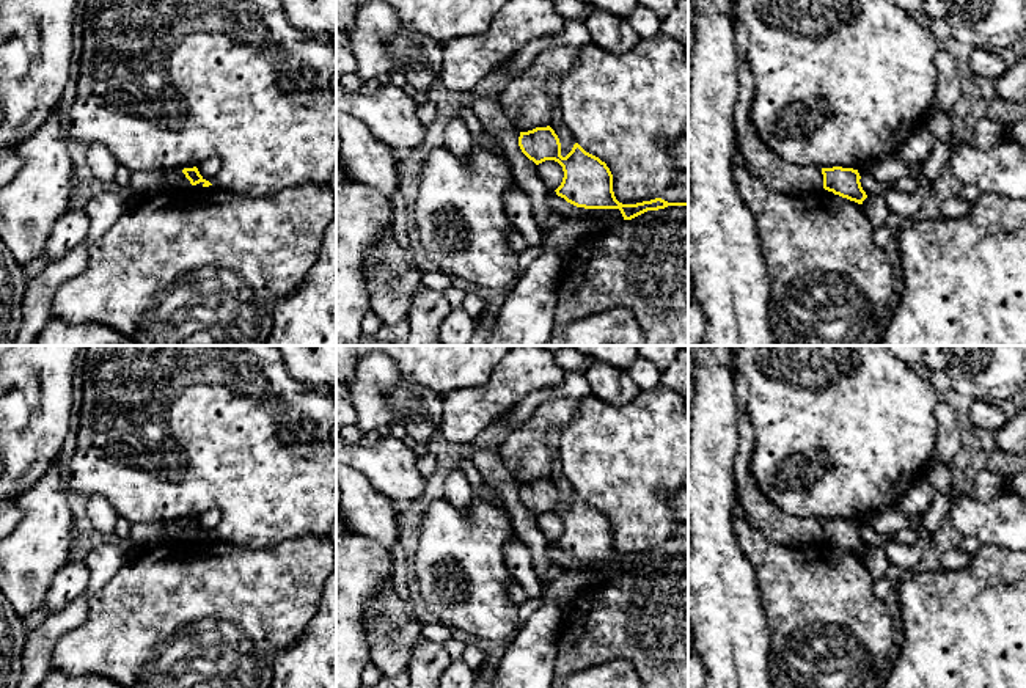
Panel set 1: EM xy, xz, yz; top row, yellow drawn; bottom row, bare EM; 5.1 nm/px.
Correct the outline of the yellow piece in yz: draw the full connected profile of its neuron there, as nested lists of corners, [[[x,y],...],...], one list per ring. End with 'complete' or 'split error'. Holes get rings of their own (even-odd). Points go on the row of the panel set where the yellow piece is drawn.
[[[833,167],[822,168],[822,174],[825,190],[833,192],[834,195],[855,201],[858,204],[863,204],[863,201],[867,198],[866,192],[861,187],[861,176],[858,170]]]; complete

